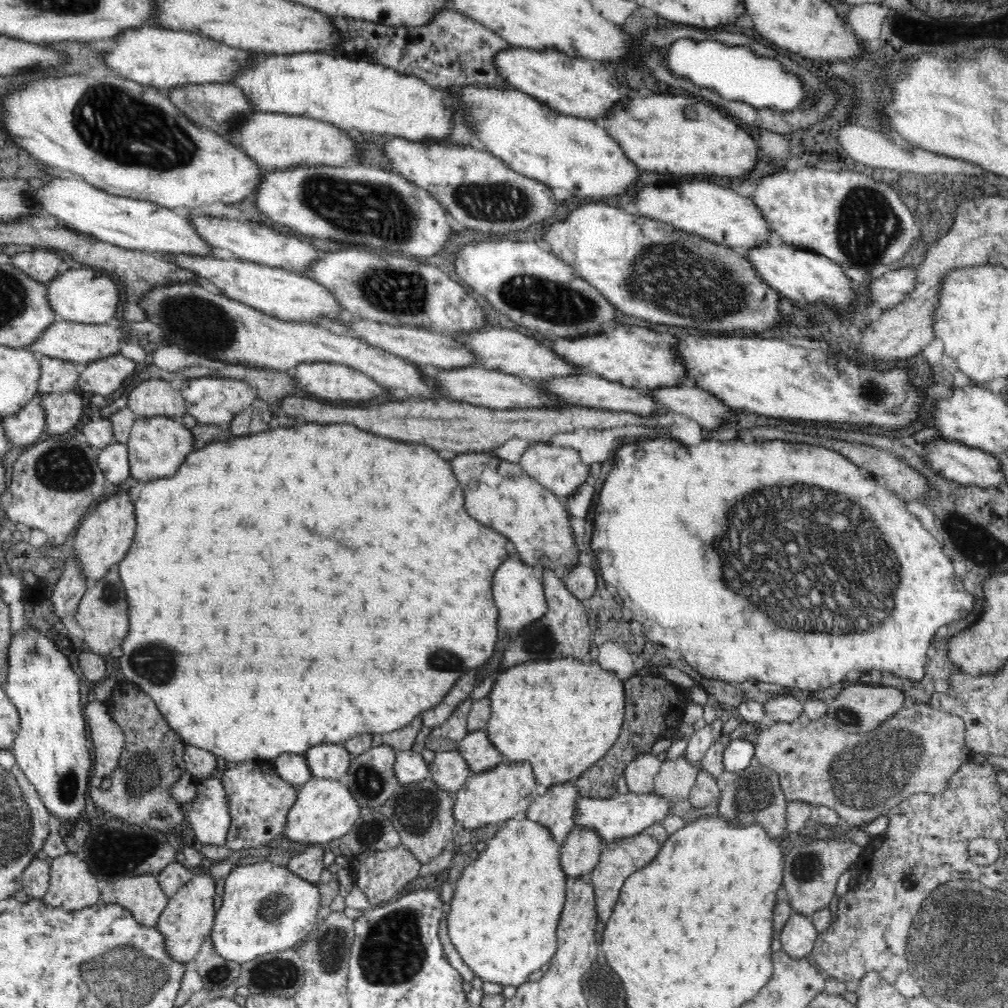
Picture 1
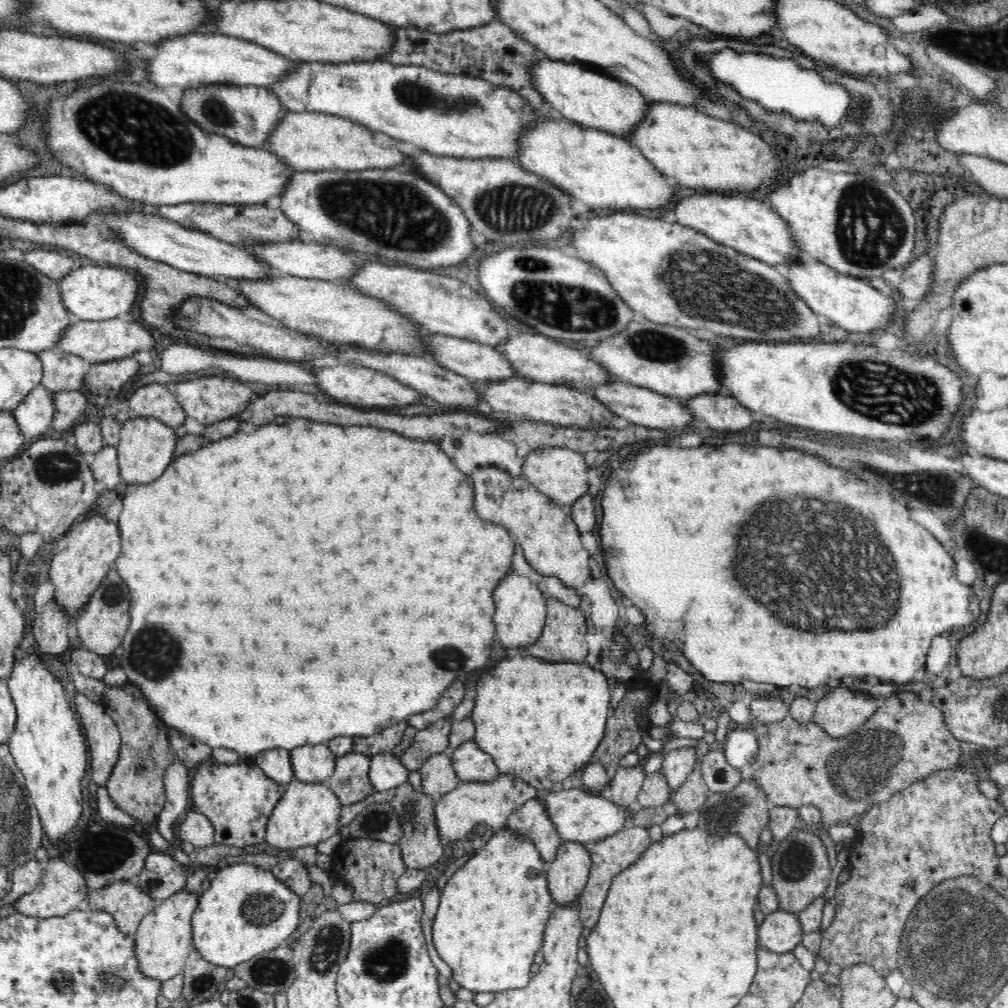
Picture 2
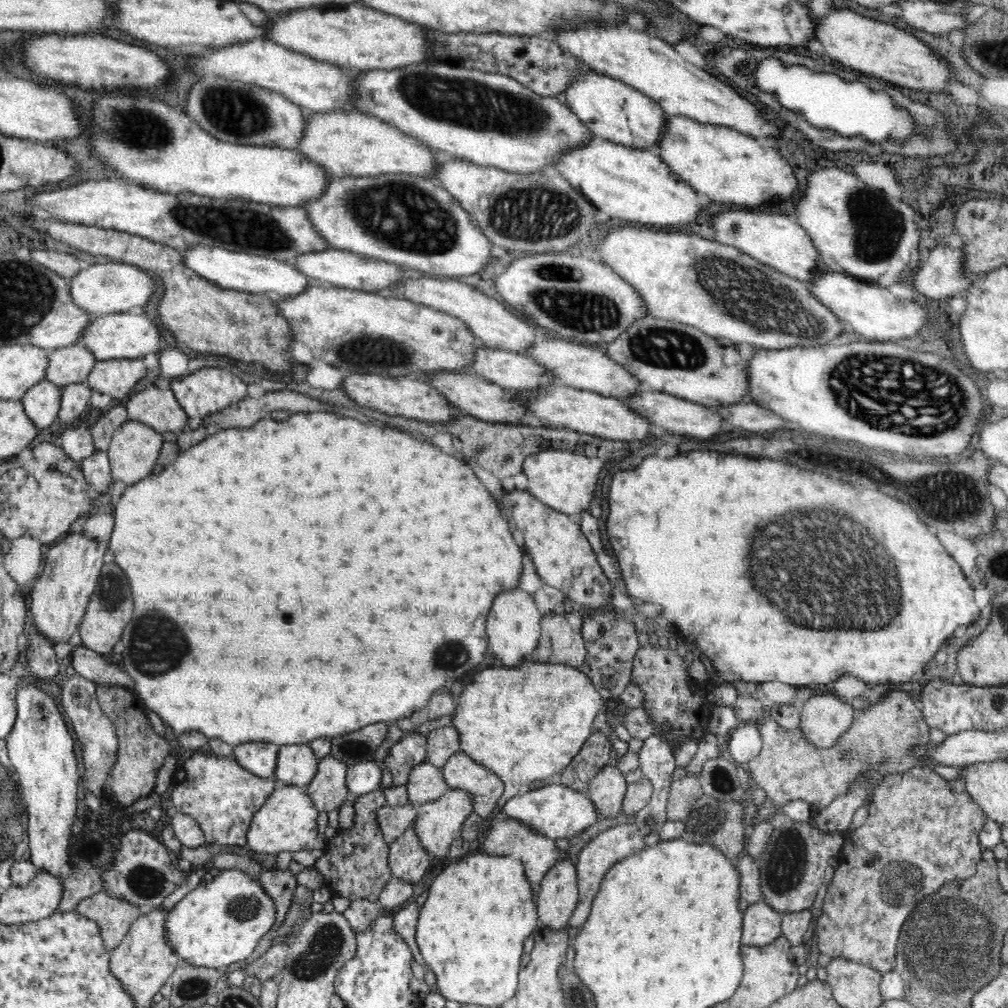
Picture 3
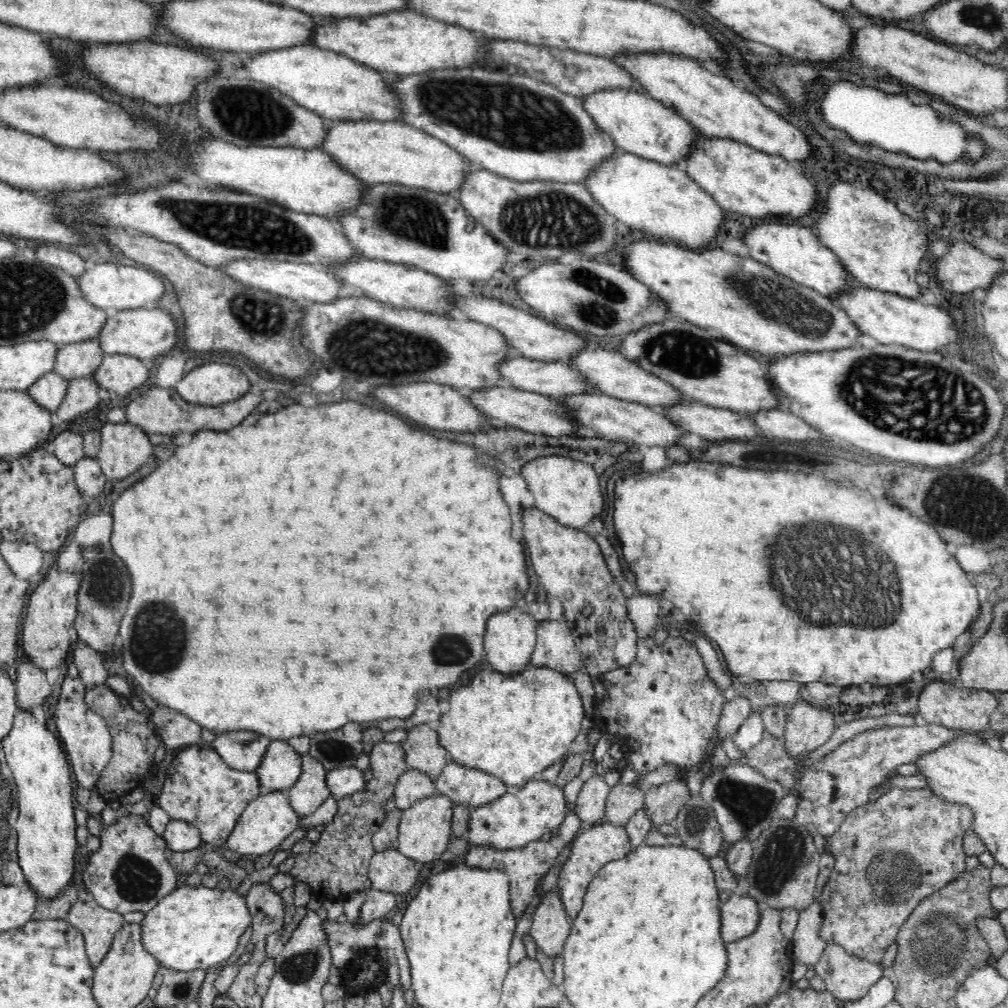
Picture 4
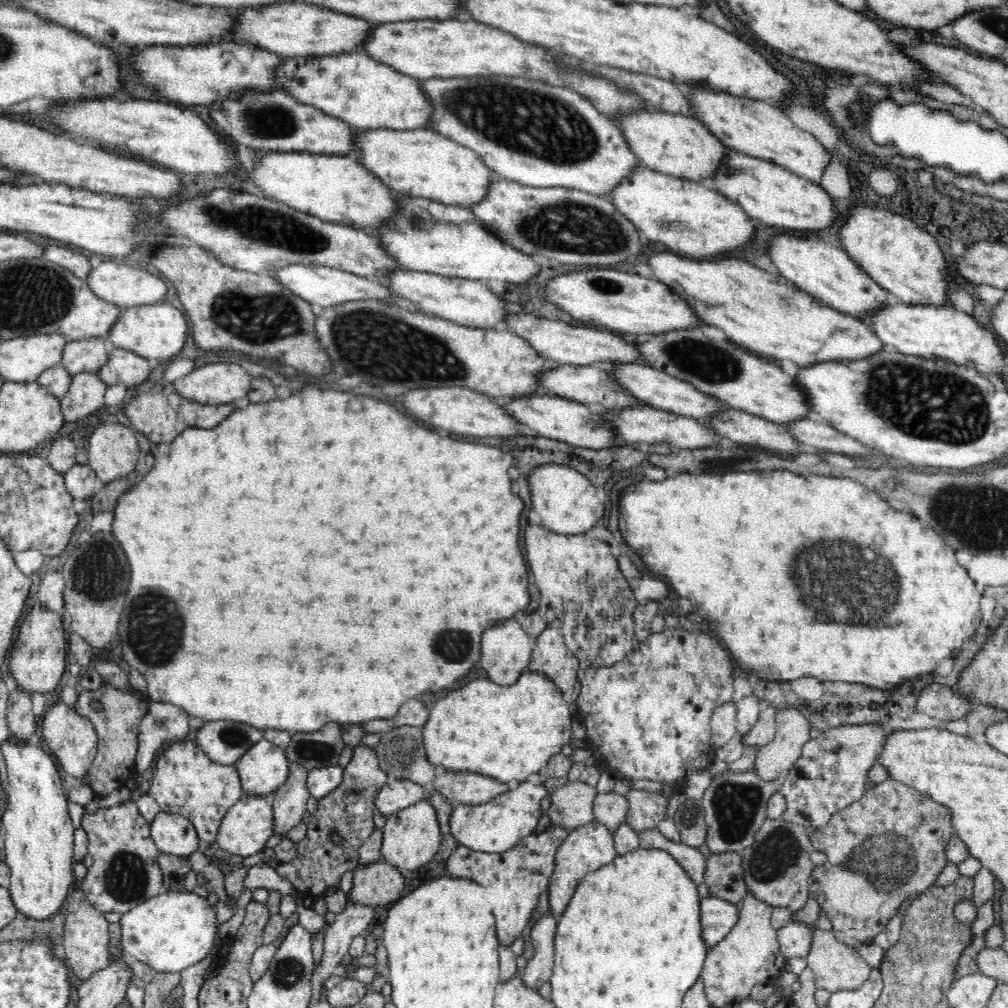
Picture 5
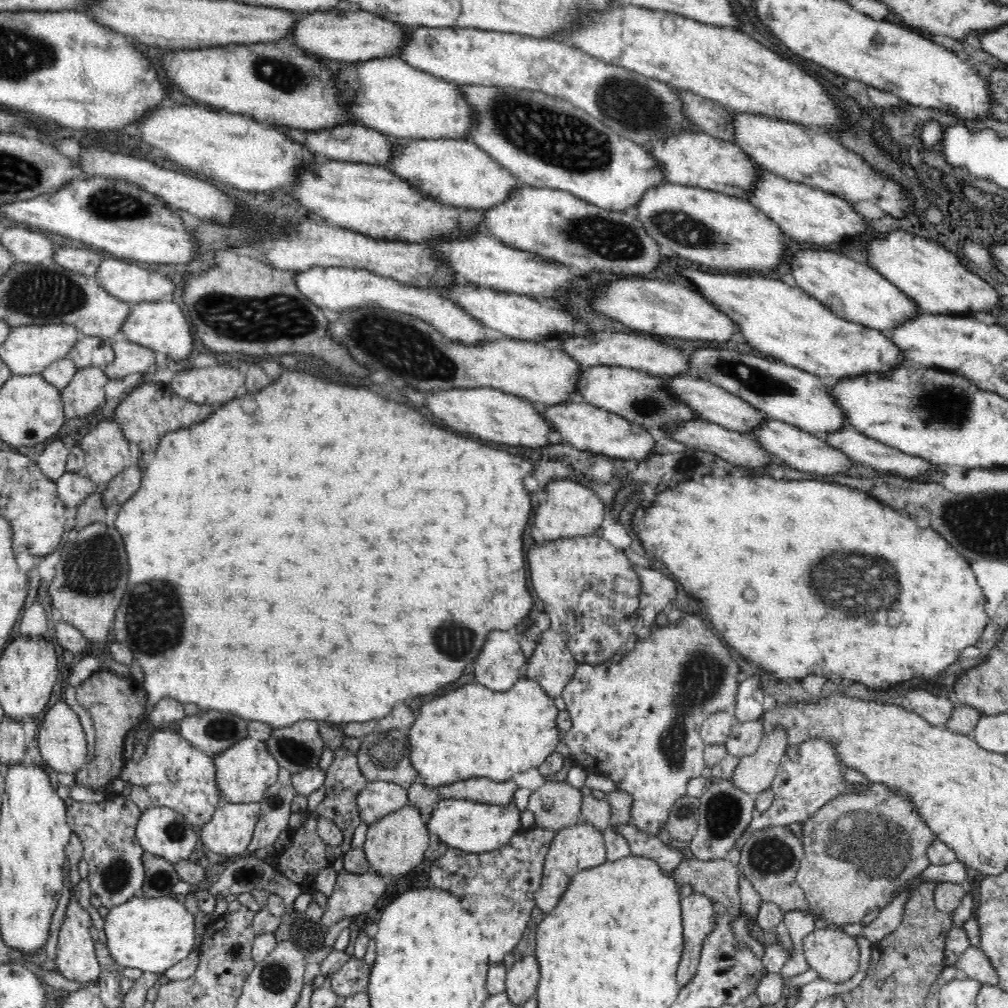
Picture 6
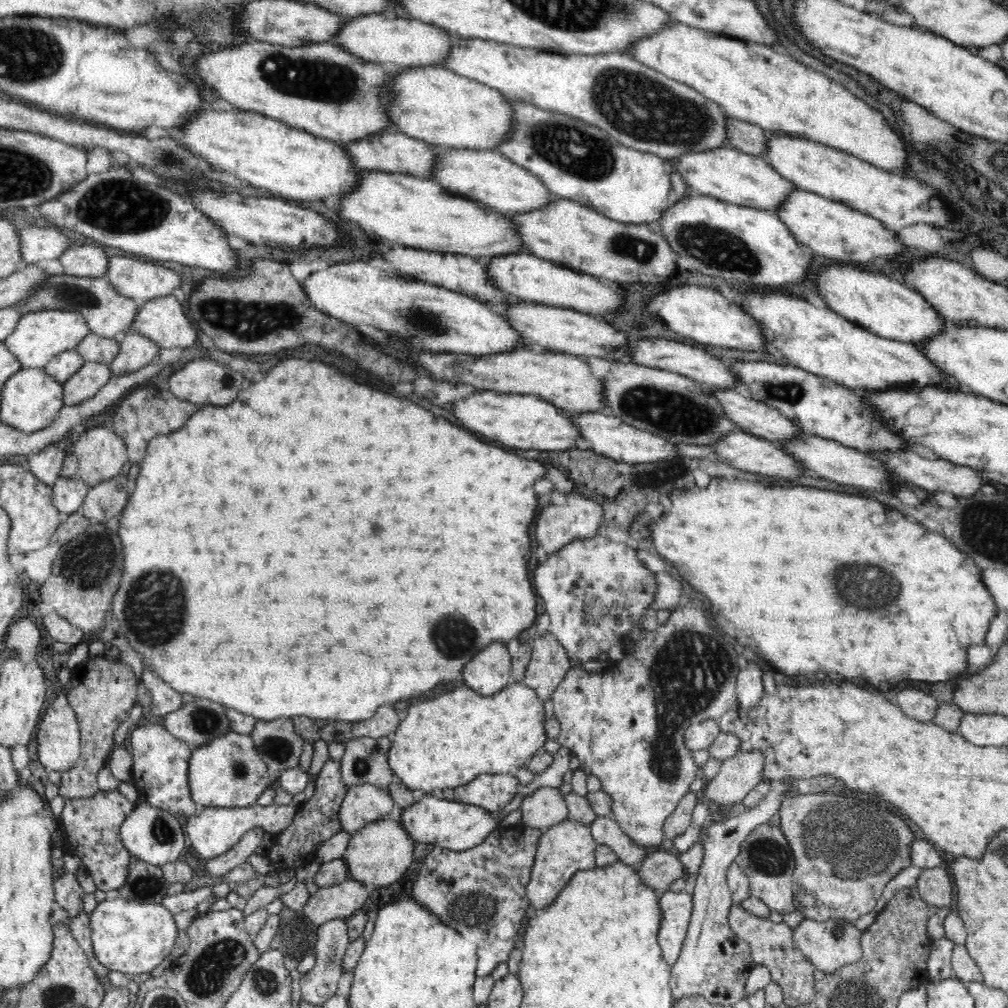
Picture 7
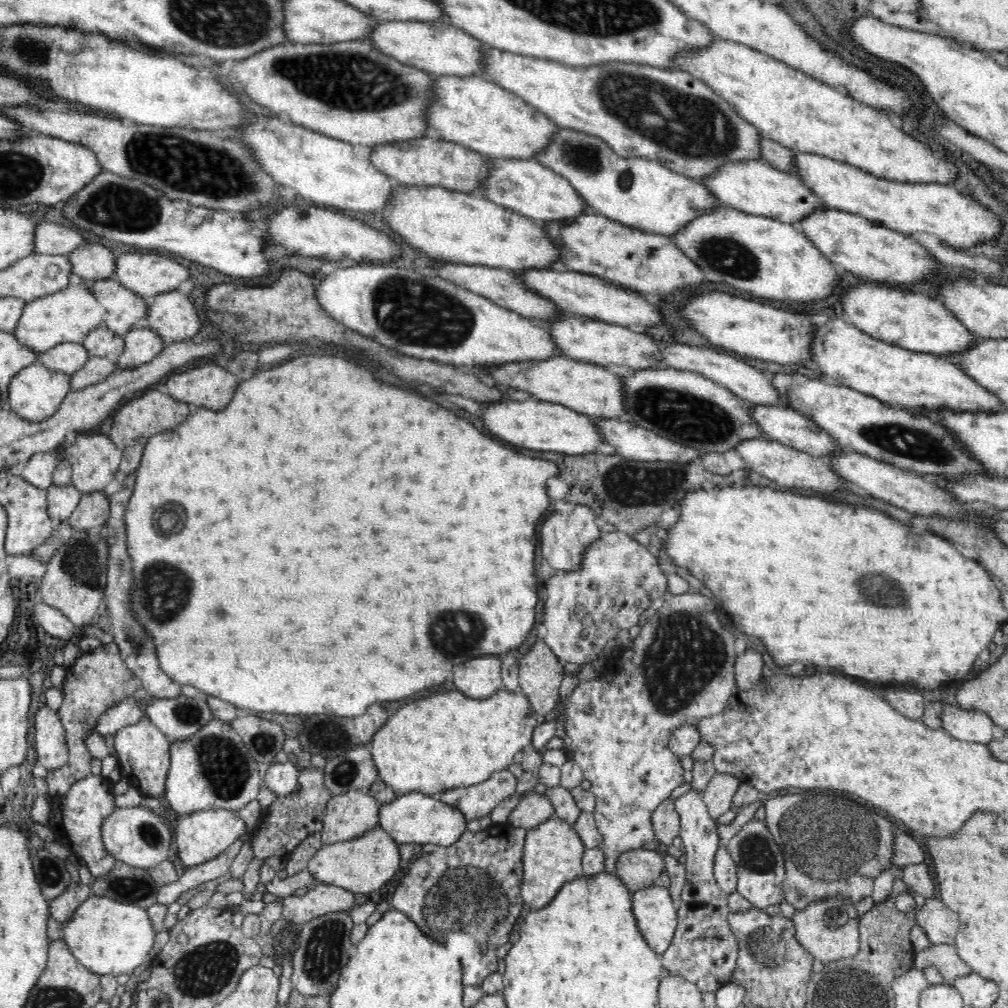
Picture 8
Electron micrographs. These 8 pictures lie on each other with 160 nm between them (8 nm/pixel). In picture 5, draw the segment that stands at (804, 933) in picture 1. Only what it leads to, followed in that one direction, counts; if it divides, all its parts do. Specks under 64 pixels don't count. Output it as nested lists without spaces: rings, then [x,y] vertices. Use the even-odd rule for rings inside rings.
[[[701,897],[698,912],[703,942],[708,950],[724,940],[738,922],[738,906],[718,897]]]

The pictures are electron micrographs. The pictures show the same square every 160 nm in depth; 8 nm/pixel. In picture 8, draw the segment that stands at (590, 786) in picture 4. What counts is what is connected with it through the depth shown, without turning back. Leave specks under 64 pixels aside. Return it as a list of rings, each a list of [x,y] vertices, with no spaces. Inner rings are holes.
[[[530,793],[522,797],[513,807],[506,824],[528,831],[552,817],[554,817],[554,805],[550,799],[544,793]]]

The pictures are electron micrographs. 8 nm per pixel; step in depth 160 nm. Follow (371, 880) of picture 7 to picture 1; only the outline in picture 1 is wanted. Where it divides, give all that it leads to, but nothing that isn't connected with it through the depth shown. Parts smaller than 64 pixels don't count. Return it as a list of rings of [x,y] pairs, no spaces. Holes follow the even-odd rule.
[[[504,760],[493,769],[473,773],[468,777],[466,784],[452,794],[454,804],[451,814],[454,820],[462,822],[463,828],[469,832],[485,824],[496,824],[524,817],[526,808],[540,792],[540,784],[534,778],[530,763],[510,763]]]

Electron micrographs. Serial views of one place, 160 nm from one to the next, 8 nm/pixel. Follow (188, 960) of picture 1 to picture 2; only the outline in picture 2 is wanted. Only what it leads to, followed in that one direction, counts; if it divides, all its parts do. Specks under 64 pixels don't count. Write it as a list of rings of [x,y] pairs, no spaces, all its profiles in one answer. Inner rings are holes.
[[[184,888],[169,899],[161,900],[140,920],[133,936],[134,958],[138,959],[138,971],[142,971],[142,975],[163,982],[182,973],[186,959],[194,951],[190,916],[194,914],[194,908],[198,908],[198,896]]]

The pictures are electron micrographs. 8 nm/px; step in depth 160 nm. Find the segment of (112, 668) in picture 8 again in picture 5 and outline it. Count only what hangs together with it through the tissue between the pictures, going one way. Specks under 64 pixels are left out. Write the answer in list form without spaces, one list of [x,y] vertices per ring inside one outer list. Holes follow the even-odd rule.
[[[110,684],[101,686],[100,690],[90,692],[80,689],[78,701],[75,703],[75,711],[90,719],[94,725],[95,734],[98,735],[98,746],[92,766],[89,768],[89,786],[98,796],[110,794],[112,790],[118,790],[130,780],[130,775],[136,769],[136,750],[138,750],[138,730],[143,716],[148,712],[150,699],[146,693],[134,690],[134,694],[118,692],[116,687]],[[100,702],[102,708],[94,710],[92,705]]]

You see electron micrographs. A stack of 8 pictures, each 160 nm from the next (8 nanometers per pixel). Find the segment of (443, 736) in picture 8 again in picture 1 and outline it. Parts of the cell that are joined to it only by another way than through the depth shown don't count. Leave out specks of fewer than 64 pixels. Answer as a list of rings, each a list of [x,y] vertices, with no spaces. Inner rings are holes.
[[[559,658],[510,666],[498,674],[488,698],[491,706],[486,735],[490,744],[510,763],[530,763],[541,790],[577,780],[612,748],[624,724],[623,681],[613,671],[604,672],[597,660],[584,664],[574,658]]]

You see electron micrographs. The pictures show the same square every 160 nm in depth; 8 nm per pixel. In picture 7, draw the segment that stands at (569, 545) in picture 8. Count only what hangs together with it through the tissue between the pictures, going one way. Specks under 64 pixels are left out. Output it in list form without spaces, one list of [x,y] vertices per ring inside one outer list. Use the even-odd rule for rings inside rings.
[[[566,493],[564,504],[548,503],[538,514],[536,520],[536,538],[540,546],[552,554],[562,550],[569,542],[585,539],[598,534],[598,527],[603,521],[602,505],[578,493]]]

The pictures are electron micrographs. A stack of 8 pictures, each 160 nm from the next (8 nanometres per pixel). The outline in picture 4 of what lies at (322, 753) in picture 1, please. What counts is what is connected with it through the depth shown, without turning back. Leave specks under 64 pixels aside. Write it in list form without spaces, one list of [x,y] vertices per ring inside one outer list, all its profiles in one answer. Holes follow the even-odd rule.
[[[271,740],[255,774],[263,792],[288,790],[302,774],[302,757],[288,741]]]

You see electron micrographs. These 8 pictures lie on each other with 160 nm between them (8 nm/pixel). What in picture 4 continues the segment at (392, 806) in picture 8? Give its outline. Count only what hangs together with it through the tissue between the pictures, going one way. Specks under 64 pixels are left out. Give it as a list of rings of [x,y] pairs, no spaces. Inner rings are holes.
[[[537,777],[521,785],[521,789],[515,795],[506,793],[488,804],[471,808],[466,839],[470,845],[492,846],[500,851],[520,848],[548,837],[552,830],[556,830],[562,824],[569,813],[568,809],[562,787]]]

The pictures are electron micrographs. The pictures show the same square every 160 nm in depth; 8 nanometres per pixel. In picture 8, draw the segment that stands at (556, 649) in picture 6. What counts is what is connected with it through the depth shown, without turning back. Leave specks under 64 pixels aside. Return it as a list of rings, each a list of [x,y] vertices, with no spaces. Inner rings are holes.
[[[538,640],[519,659],[519,685],[529,700],[530,707],[541,717],[557,706],[560,682],[564,677],[564,663],[544,640]]]

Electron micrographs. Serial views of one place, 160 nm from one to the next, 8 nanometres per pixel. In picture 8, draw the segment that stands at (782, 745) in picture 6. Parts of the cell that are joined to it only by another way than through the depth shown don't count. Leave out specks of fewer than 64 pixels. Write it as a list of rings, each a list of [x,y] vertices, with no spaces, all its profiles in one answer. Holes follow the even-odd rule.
[[[716,773],[712,776],[706,789],[700,792],[710,818],[716,820],[721,814],[730,810],[732,798],[741,783],[740,779],[734,775]]]

